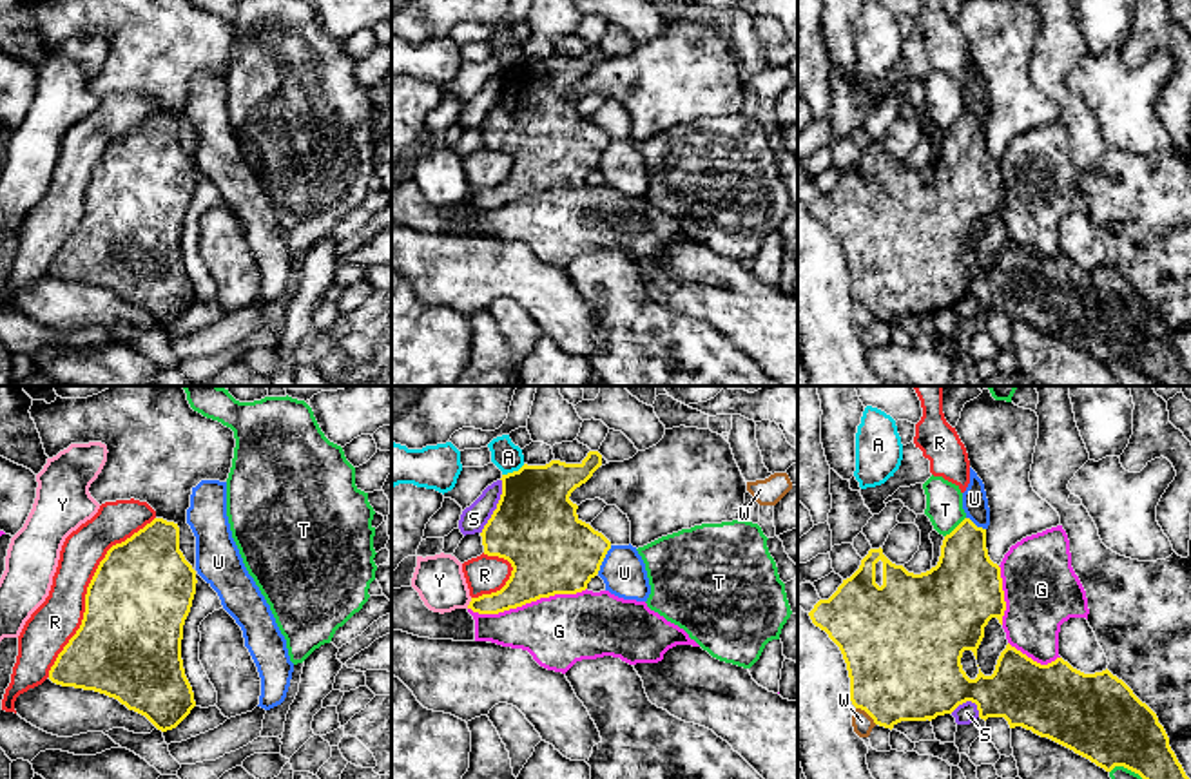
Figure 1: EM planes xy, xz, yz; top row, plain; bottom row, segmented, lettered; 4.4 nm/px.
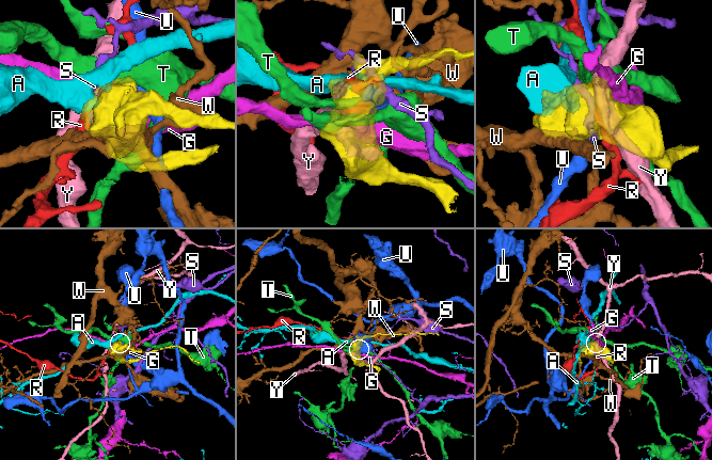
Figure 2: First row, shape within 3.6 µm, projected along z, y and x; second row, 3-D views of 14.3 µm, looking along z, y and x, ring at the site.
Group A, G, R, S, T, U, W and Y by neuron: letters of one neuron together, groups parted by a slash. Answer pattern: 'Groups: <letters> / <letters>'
Groups: A / G / R / S / T / U / W / Y

